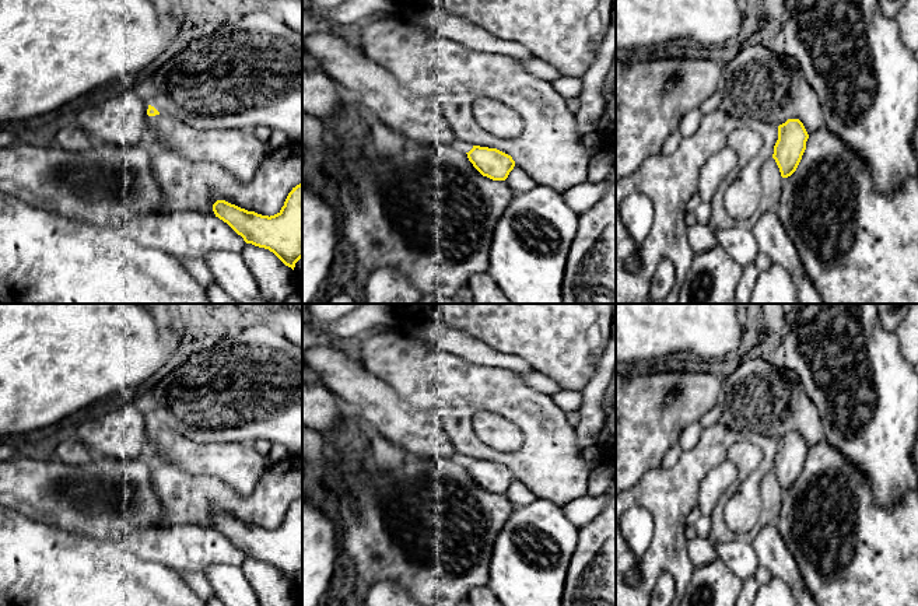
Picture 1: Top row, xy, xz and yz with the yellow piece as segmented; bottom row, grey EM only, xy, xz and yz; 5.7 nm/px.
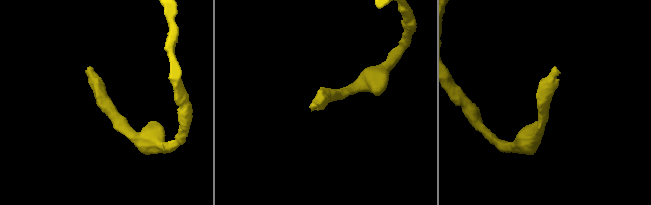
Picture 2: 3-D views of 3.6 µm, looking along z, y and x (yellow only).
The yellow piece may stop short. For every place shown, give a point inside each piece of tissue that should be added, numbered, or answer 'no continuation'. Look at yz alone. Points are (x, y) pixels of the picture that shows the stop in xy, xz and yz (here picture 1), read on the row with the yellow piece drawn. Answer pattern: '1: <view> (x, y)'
no continuation

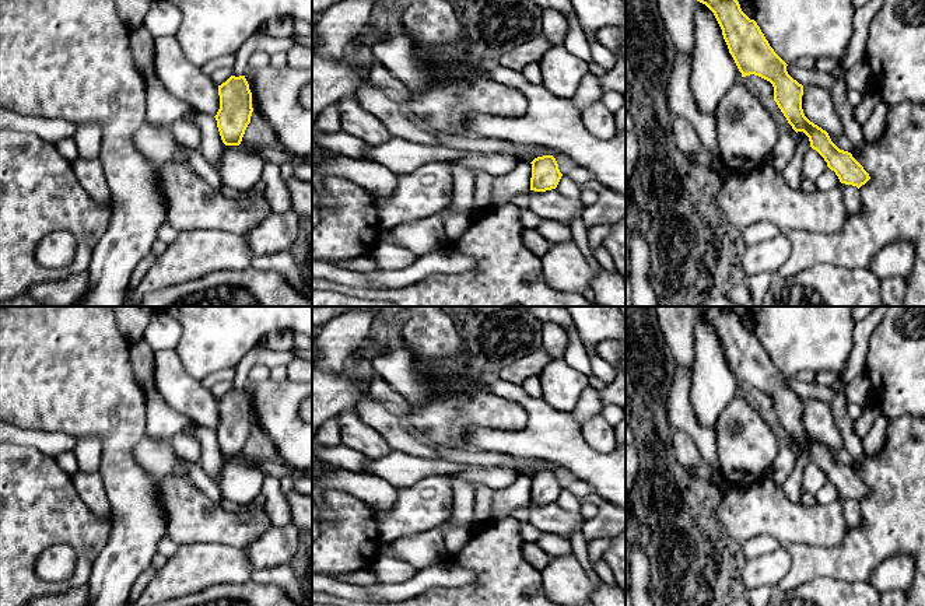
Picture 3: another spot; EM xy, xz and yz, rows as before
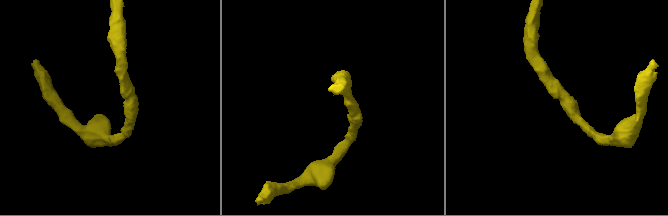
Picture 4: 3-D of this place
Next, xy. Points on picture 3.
no continuation

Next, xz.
no continuation

